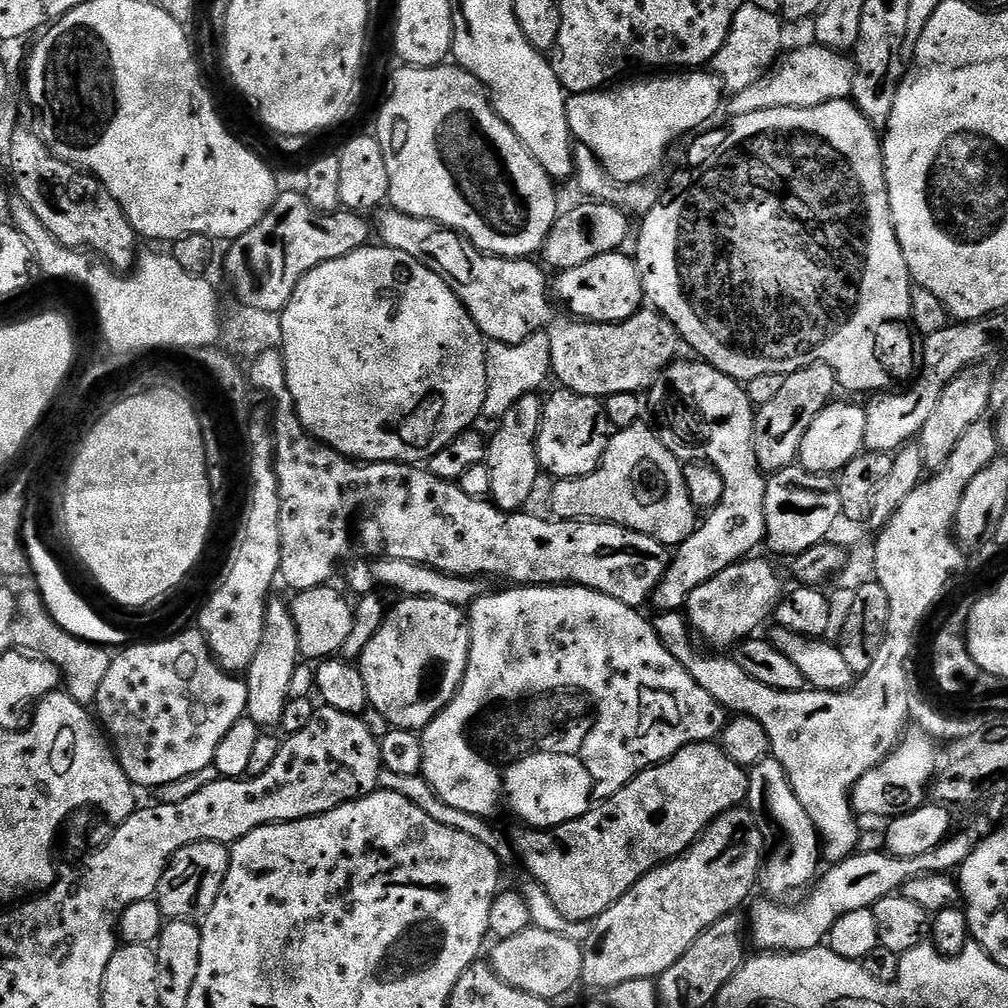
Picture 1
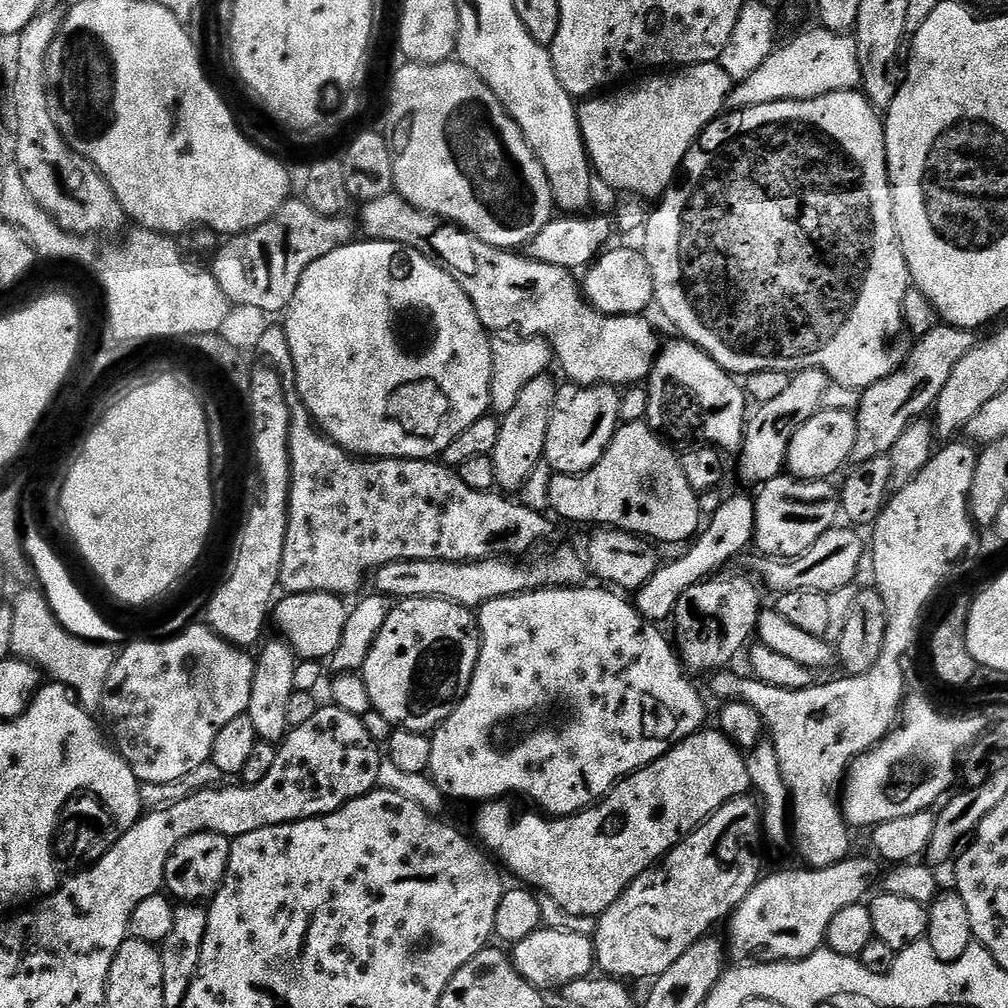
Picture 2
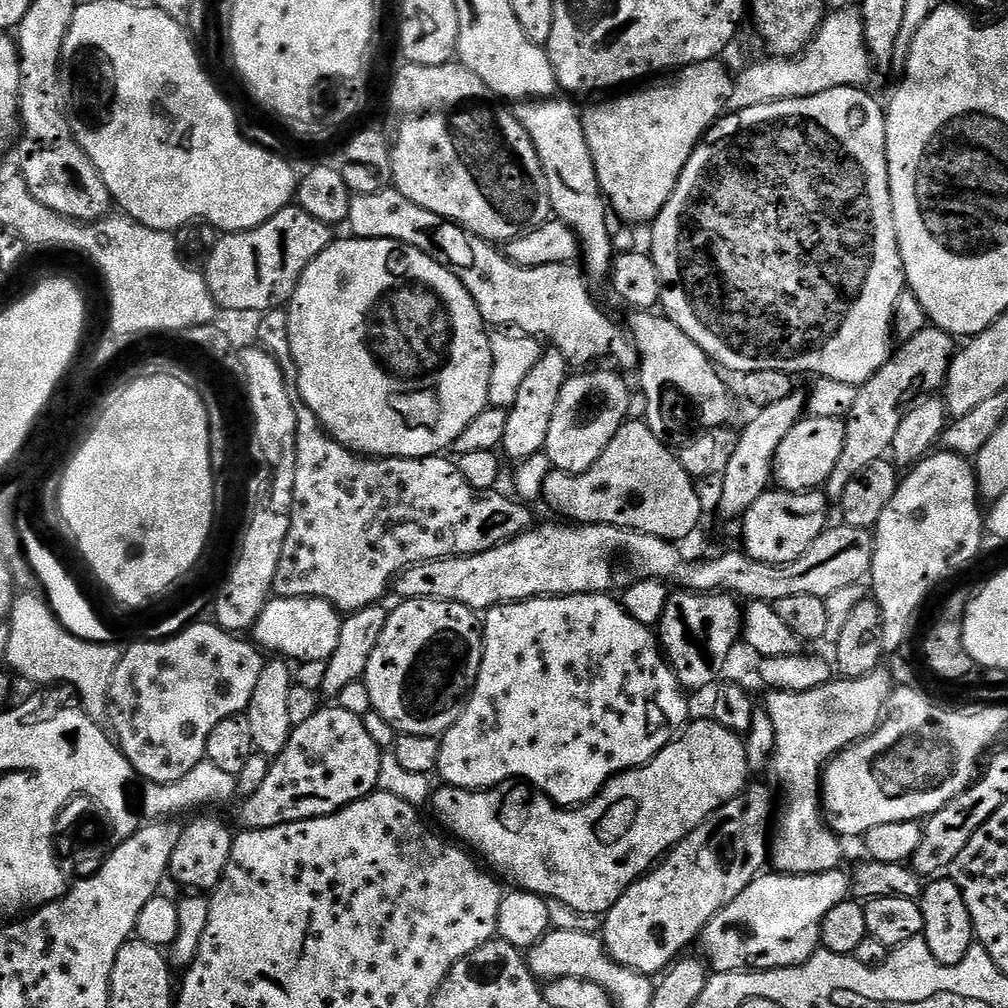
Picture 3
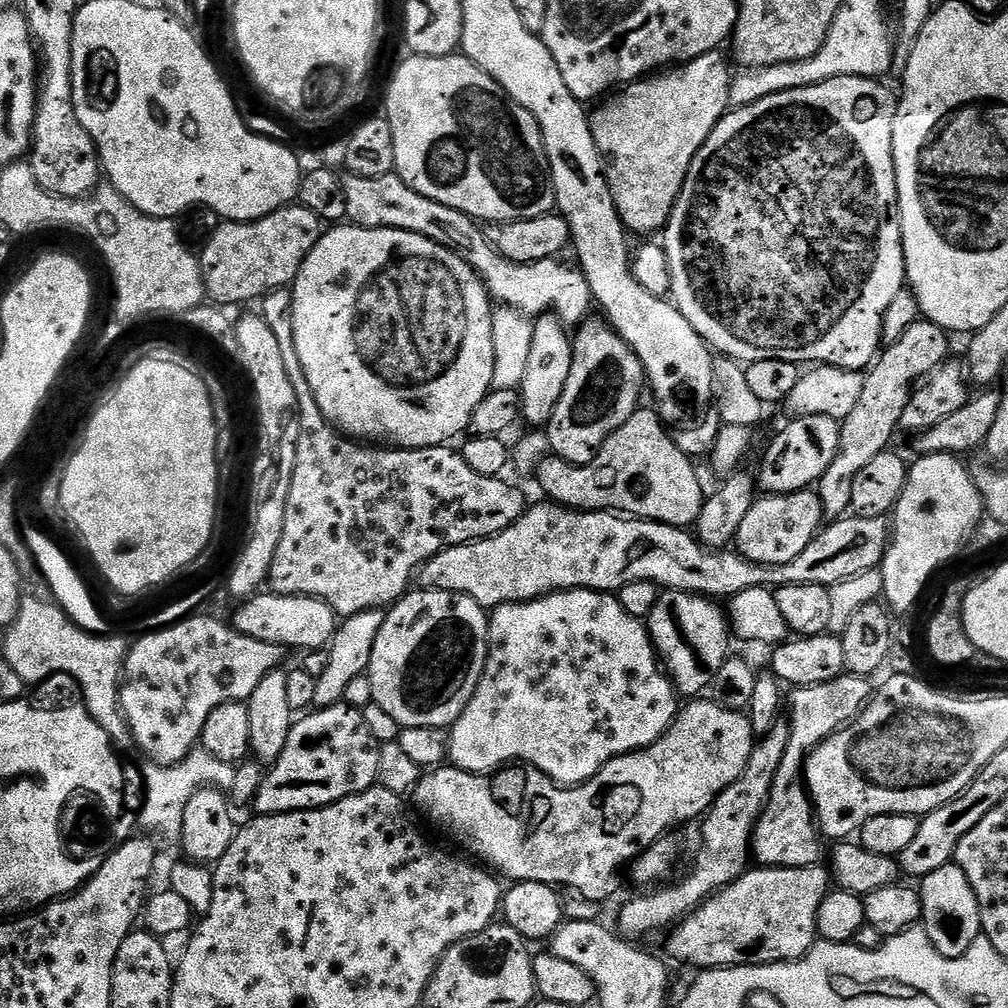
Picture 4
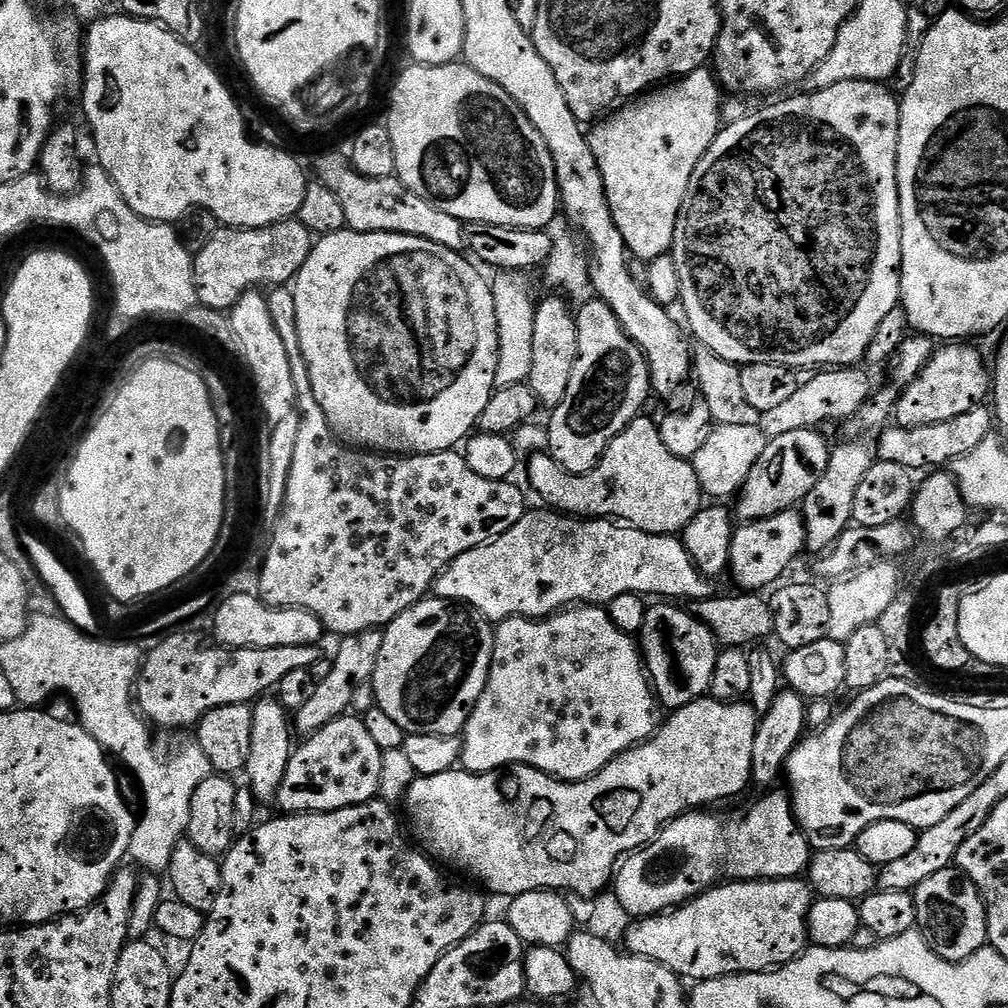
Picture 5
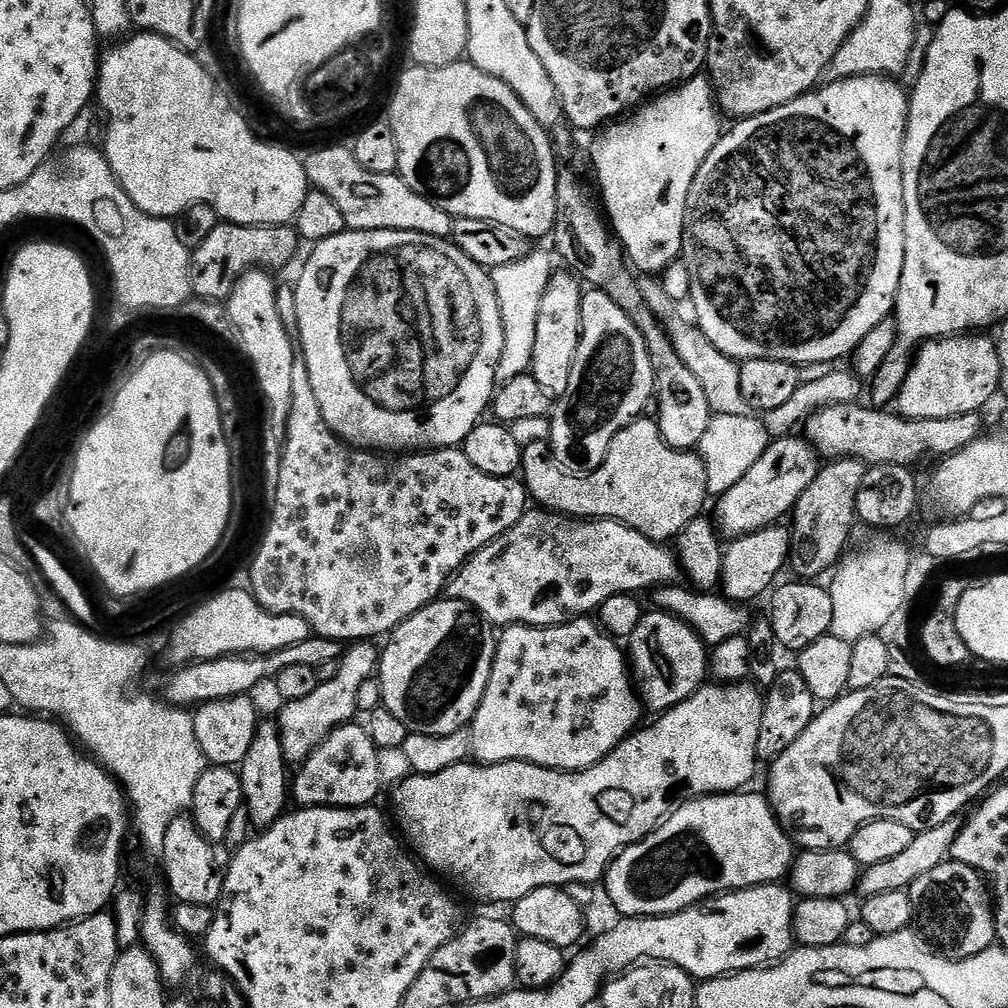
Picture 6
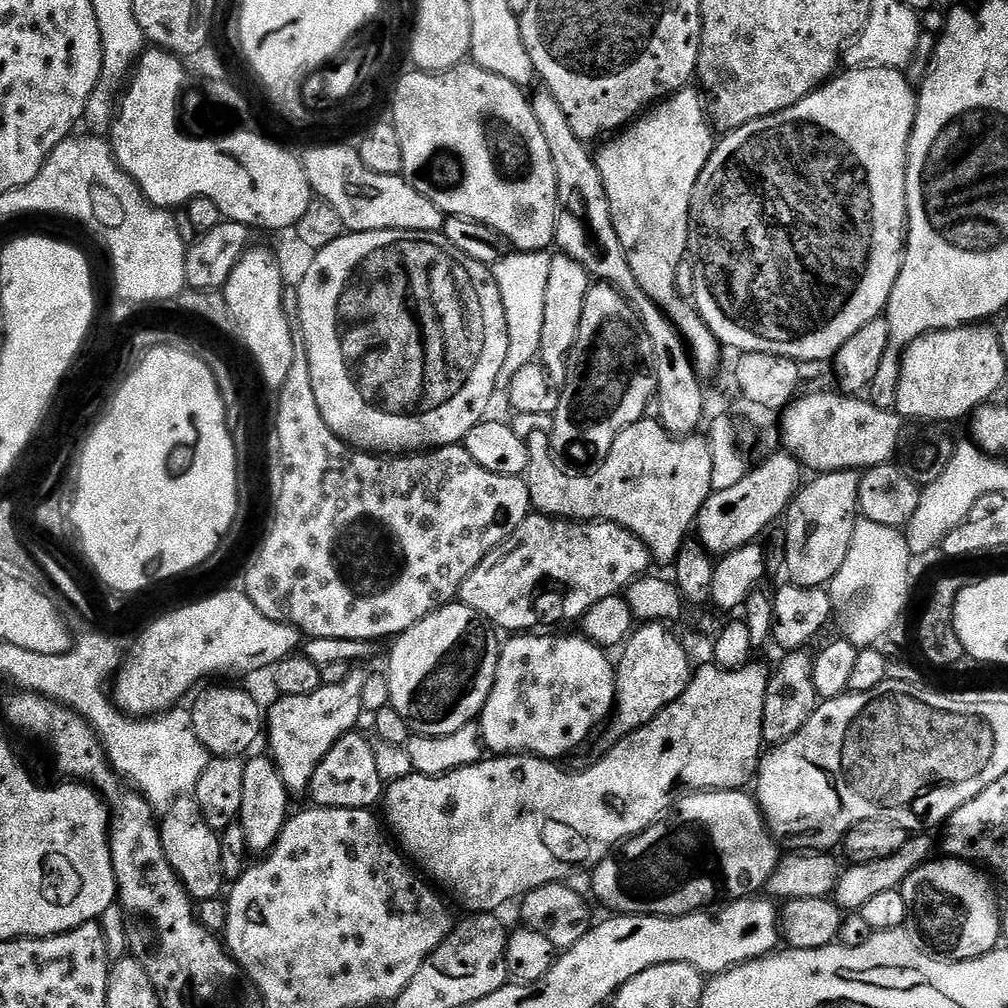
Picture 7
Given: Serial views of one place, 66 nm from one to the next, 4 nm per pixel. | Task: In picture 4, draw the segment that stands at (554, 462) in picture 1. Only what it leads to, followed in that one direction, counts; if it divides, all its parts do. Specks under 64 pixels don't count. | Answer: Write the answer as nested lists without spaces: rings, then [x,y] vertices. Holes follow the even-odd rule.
[[[607,323],[591,324],[583,327],[579,335],[575,335],[570,378],[554,410],[552,421],[546,425],[546,435],[551,451],[567,464],[577,466],[591,465],[597,459],[598,450],[603,449],[604,443],[641,407],[640,391],[645,391],[646,388],[644,367],[634,354],[632,347]]]

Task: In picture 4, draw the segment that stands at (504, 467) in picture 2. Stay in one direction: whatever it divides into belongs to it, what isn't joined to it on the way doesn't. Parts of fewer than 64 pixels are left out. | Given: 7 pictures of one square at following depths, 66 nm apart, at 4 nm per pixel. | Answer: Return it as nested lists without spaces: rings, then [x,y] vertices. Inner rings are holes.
[[[545,314],[535,321],[532,325],[532,342],[530,344],[530,362],[526,366],[526,374],[524,375],[524,383],[518,392],[518,399],[522,409],[523,423],[530,425],[533,429],[543,429],[550,421],[554,410],[558,406],[558,402],[562,398],[562,392],[566,390],[566,382],[570,378],[570,370],[572,369],[572,357],[574,355],[574,340],[571,335],[566,333],[565,325],[556,319],[555,315]]]

